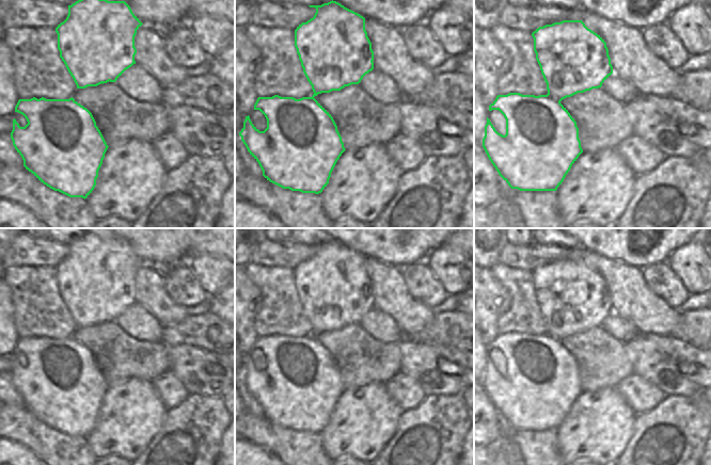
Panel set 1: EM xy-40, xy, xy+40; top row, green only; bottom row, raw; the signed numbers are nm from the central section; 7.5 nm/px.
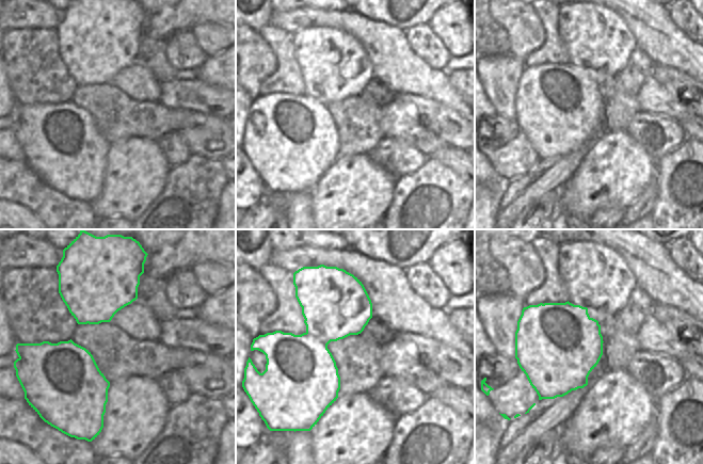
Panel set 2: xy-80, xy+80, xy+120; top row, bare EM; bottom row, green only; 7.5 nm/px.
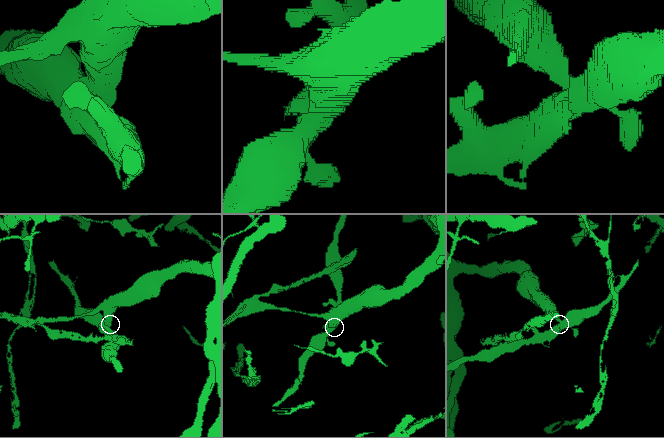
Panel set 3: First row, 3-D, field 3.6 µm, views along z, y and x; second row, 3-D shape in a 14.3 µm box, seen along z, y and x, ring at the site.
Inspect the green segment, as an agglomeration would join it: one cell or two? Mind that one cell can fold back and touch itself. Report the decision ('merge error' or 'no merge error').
merge error

